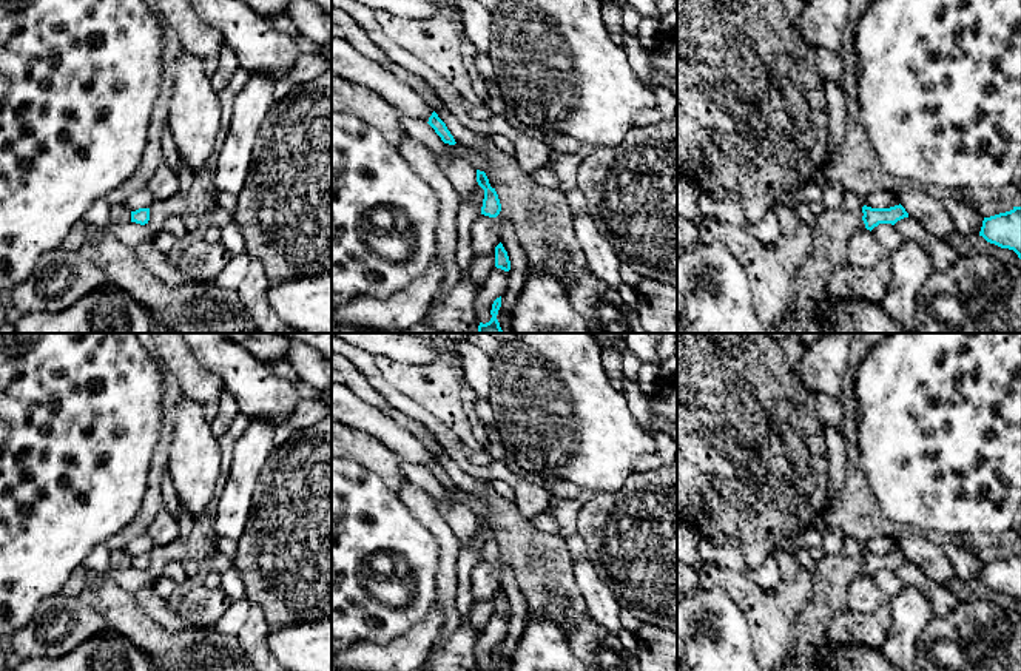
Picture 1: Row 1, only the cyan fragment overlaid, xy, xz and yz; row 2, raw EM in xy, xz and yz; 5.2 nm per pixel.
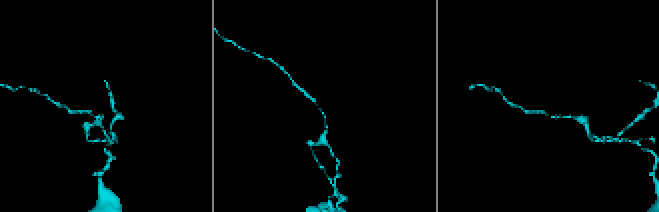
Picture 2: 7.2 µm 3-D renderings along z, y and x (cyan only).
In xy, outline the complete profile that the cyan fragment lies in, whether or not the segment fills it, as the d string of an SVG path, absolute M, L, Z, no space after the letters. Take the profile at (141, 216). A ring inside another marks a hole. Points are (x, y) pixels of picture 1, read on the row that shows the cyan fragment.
M143 188L130 194L123 205L131 211L131 222L145 225L150 221L150 208L154 202L154 196L148 191L148 188Z

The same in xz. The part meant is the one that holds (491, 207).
M477 170L477 188L469 202L461 202L457 214L457 264L461 278L469 275L473 262L470 230L480 214L497 217L501 211L501 204L494 184L484 171Z

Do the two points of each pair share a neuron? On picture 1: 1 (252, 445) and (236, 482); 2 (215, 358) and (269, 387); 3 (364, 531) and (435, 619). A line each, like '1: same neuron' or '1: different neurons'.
1: same neuron
2: same neuron
3: different neurons

